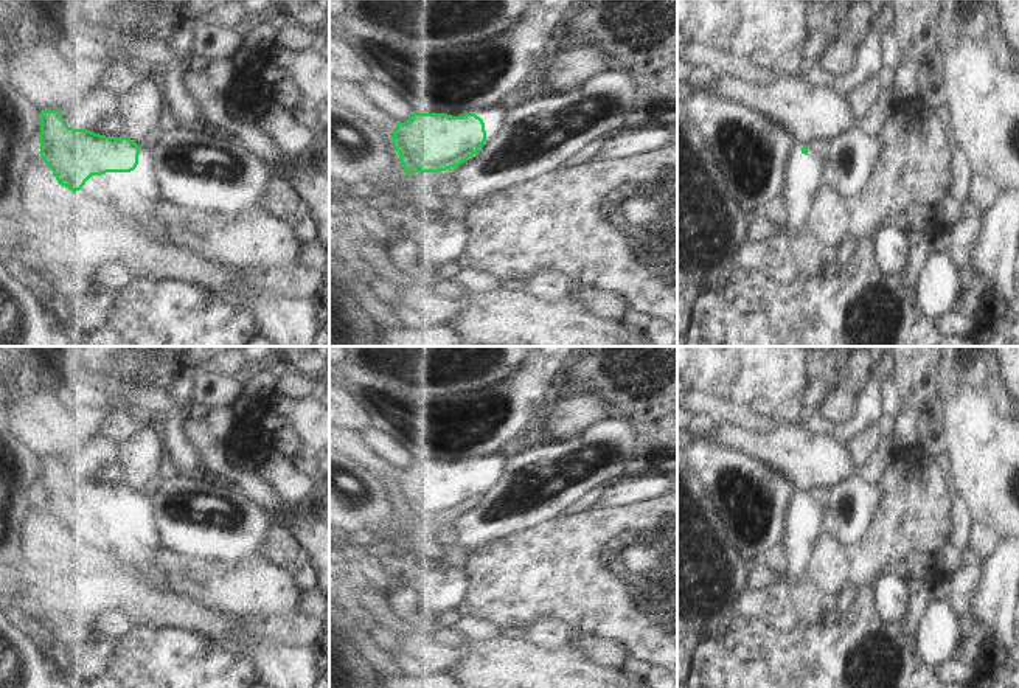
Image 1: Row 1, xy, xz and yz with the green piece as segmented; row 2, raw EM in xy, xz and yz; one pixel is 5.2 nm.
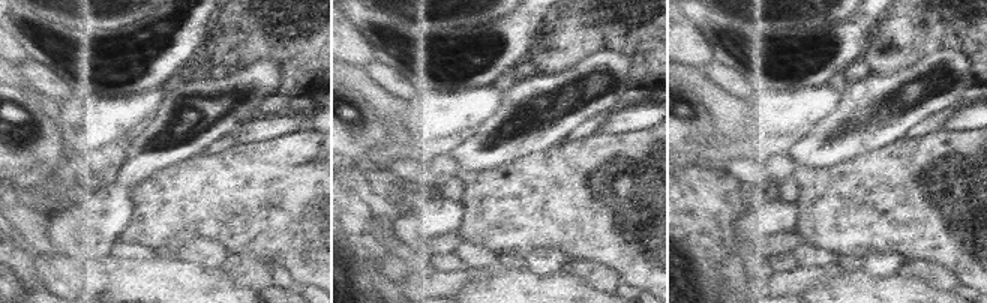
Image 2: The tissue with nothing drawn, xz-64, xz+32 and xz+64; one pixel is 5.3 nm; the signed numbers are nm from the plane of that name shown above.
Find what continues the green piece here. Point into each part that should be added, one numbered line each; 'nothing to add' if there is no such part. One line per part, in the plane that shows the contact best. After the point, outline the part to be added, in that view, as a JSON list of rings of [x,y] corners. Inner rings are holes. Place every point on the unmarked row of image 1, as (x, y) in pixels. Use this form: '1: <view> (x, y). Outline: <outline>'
1: xz (494, 469). Outline: [[[494,455],[483,467],[486,488],[492,489],[499,485],[508,469],[508,460],[503,455]]]

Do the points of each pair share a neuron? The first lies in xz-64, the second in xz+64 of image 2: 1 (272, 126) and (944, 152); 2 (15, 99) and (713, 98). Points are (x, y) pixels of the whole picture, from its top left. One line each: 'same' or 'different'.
1: different
2: different

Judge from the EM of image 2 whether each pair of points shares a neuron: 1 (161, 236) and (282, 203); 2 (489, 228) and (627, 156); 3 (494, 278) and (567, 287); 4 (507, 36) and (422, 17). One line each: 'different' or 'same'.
1: same
2: same
3: same
4: different

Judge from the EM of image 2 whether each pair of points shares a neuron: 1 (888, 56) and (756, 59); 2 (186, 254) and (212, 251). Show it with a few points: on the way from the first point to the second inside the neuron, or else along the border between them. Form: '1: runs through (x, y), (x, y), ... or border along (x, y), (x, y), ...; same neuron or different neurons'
1: border along (873, 36), (869, 50), (861, 57); different neurons
2: runs through (192, 252), (206, 251); same neuron

